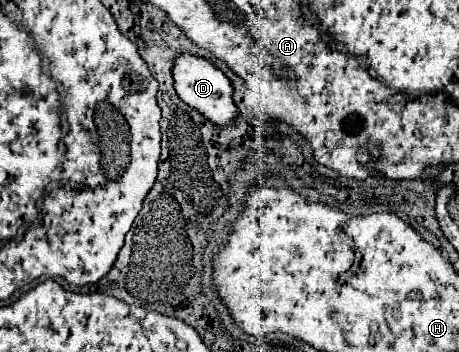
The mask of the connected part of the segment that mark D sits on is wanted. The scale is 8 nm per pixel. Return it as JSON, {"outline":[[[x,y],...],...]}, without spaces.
{"outline":[[[184,53],[174,61],[172,75],[178,97],[182,97],[182,101],[196,109],[206,121],[210,121],[216,127],[228,127],[234,123],[234,119],[238,117],[238,107],[234,103],[234,87],[230,79],[212,65],[212,61]]]}

